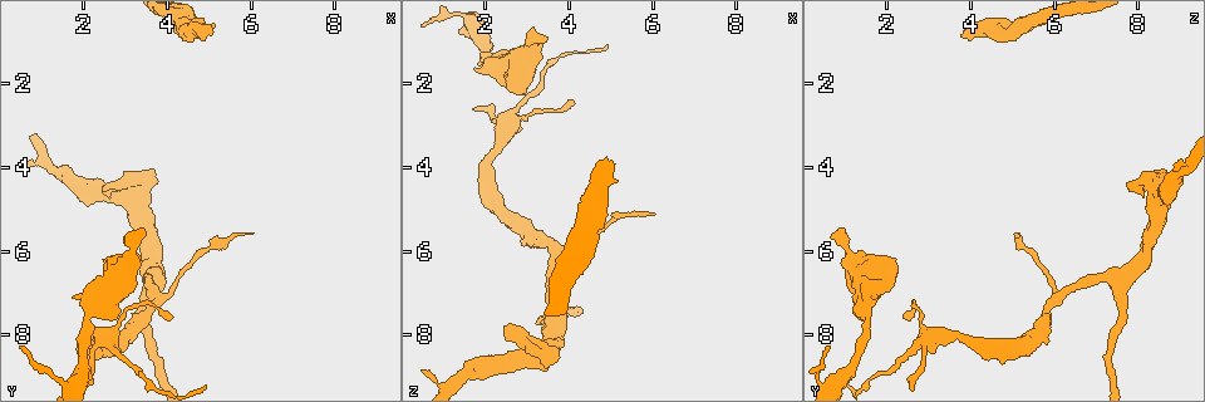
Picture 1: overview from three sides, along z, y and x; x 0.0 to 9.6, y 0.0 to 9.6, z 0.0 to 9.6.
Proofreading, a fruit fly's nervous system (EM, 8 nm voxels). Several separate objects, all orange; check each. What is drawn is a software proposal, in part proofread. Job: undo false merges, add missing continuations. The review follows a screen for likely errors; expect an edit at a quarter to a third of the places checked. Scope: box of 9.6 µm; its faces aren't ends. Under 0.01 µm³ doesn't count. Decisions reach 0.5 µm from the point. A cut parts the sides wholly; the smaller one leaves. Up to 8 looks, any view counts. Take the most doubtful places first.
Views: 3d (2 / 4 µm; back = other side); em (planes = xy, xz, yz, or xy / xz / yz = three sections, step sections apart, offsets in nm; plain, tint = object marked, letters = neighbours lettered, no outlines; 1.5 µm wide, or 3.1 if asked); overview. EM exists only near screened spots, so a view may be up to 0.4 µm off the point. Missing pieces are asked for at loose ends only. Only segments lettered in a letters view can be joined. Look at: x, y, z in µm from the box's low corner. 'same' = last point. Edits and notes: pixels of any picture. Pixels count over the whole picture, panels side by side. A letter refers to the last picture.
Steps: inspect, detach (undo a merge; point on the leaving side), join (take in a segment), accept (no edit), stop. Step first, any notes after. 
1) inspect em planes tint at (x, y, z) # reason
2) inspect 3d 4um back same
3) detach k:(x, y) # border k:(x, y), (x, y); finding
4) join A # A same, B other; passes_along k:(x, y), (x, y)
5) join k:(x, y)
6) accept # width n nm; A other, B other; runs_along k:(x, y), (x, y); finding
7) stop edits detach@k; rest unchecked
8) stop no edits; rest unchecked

inspect 3d 2um at (4.90, 0.80, 3.80) # an open end

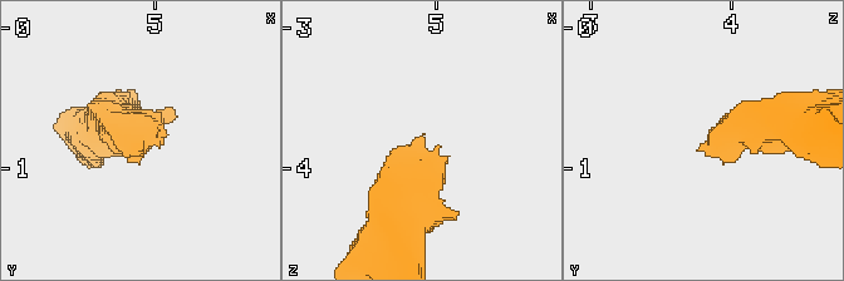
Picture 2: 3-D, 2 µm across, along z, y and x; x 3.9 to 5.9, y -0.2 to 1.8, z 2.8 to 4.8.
inspect em planes letters at (4.90, 0.82, 3.76) # shape alone is not enough

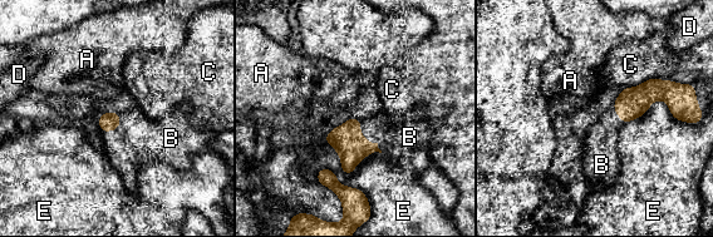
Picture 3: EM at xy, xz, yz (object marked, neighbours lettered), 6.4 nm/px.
join B # longest_contact E 400 nm; A other, B same, C other, D other, E other; it goes on there

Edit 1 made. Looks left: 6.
inspect 3d 2um at (3.35, 5.50, 0.80) # free end

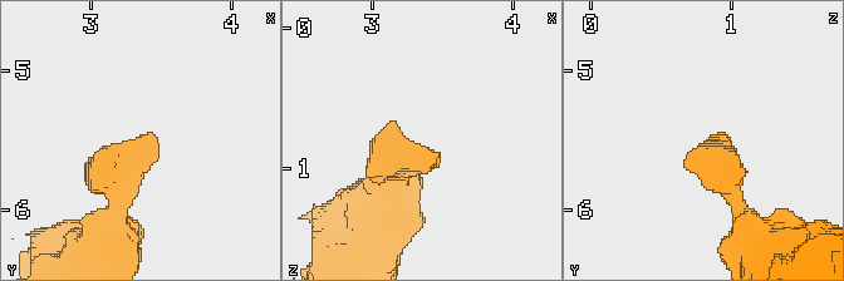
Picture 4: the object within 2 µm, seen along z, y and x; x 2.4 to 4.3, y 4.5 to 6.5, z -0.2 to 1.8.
inspect em planes letters at (3.32, 5.50, 0.84)

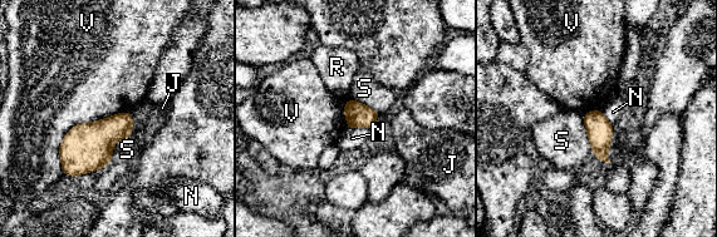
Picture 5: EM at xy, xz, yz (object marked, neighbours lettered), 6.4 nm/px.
accept # longest_contact V 600 nm; J other, N other, R other, S other, V other; border 5:(128, 110), (77, 123), (62, 173); no lettered segment goes on from it

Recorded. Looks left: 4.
inspect em planes letters at (2.00, 7.65, 1.45) # thick turns thin

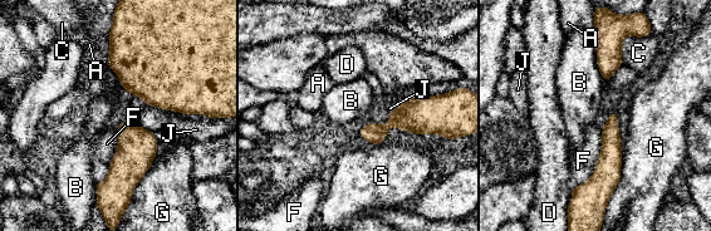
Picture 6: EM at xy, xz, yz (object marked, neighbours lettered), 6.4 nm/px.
accept # longest_contact F 420 nm; A other, B other, C other, D other, F other, G other, J other; border 6:(601, 128), (596, 170), (573, 187); all the same neuron

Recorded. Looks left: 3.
stop edits join@3; rest unchecked

